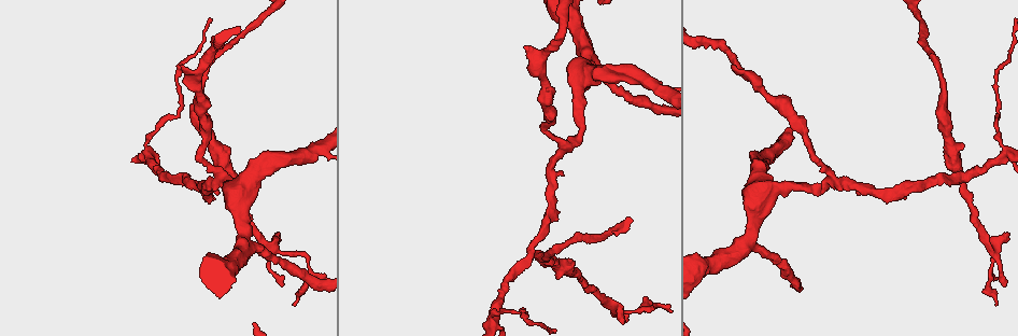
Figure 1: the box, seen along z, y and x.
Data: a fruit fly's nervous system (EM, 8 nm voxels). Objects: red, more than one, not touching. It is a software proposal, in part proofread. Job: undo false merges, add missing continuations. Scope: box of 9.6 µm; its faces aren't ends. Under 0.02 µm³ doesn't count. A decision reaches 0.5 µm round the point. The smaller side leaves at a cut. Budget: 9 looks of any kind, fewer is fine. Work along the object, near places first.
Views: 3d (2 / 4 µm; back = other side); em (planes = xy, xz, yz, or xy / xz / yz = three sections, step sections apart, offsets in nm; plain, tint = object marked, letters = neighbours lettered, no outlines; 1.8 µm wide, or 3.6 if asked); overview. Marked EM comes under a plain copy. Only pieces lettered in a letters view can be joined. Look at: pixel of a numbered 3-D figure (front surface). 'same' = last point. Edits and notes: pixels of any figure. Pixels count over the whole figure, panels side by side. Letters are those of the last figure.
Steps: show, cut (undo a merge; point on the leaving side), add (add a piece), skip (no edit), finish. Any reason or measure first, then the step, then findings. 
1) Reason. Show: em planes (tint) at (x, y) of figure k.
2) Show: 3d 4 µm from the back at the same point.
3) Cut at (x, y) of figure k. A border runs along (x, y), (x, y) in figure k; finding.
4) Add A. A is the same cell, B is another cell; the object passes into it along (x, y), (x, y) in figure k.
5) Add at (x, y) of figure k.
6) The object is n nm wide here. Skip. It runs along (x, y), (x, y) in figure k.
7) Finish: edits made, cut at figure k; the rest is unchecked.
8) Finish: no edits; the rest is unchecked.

Narrows sharply. Show: em xy step 4 (letters) at (199, 91) of figure 1.

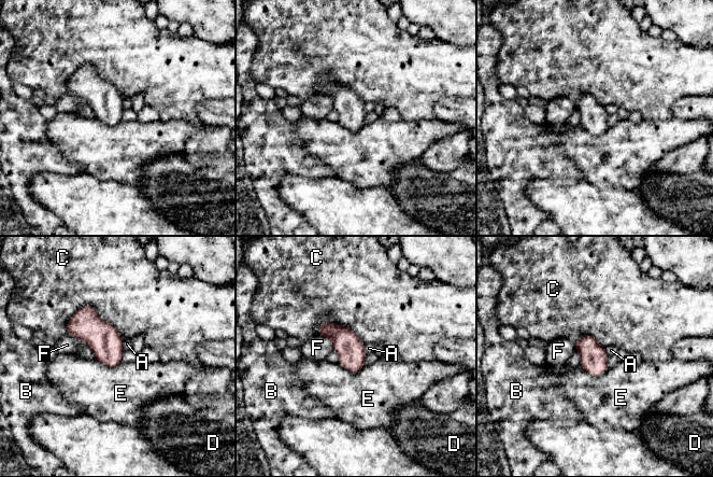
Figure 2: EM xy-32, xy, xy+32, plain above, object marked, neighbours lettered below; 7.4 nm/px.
Another direction. Show: em planes (letters) at the same point.

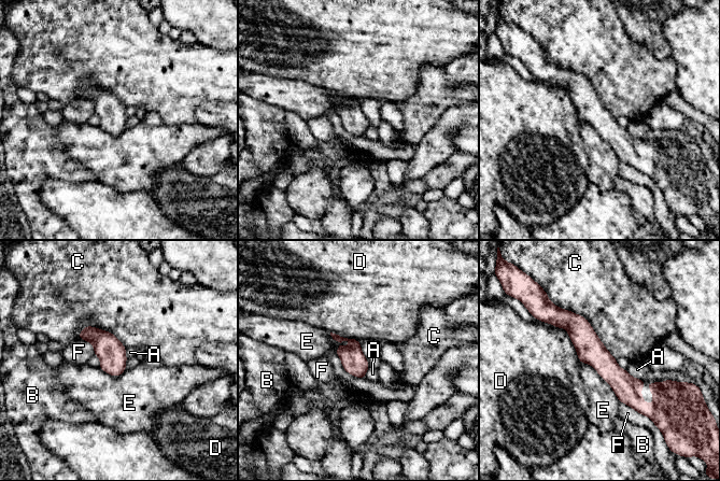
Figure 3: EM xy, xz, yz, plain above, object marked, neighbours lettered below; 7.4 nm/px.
Skip. A, B, C, D, E and F are other cells; a border runs along (581, 363), (588, 363), (620, 401) in figure 3; all the same cell.

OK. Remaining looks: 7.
Branch point. Show: em yz step 4 (tint) at (569, 145) of figure 1.

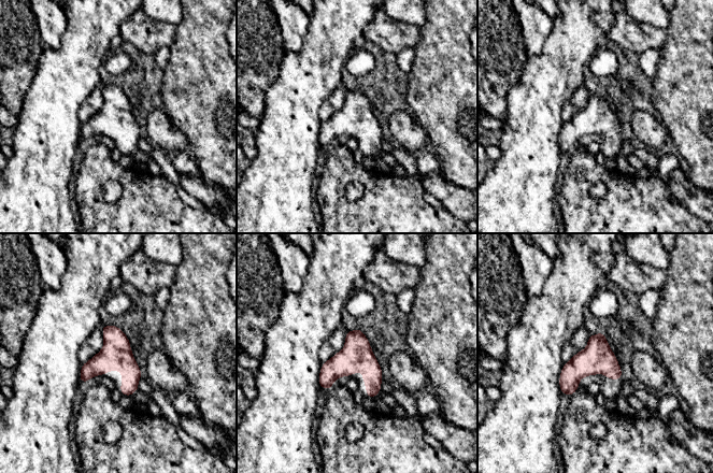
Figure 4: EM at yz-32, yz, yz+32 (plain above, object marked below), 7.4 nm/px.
Another direction. Show: em planes (letters) at the same point.

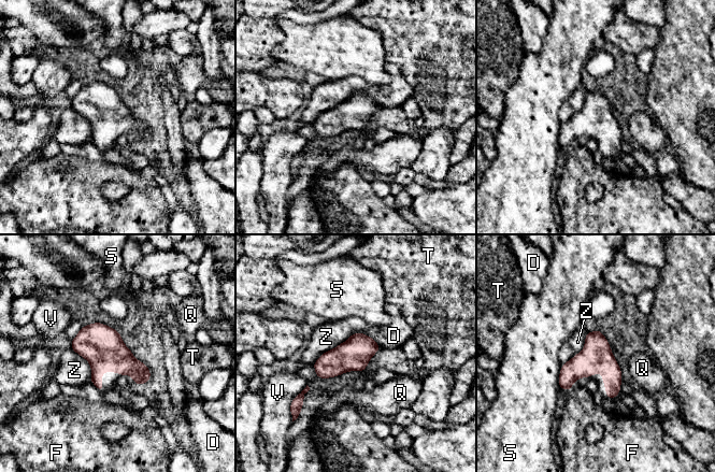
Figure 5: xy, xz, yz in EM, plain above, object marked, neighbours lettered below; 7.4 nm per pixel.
The longest contact is with Z, 420 nm. Skip. D, F, Q, S, T, V and Z are other cells; a border runs along (357, 332), (324, 352), (313, 365) in figure 5; all the same cell.

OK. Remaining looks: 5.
Branch point. Show: em 3.6 µm xy step 16 (tint) at (490, 319) of figure 1.

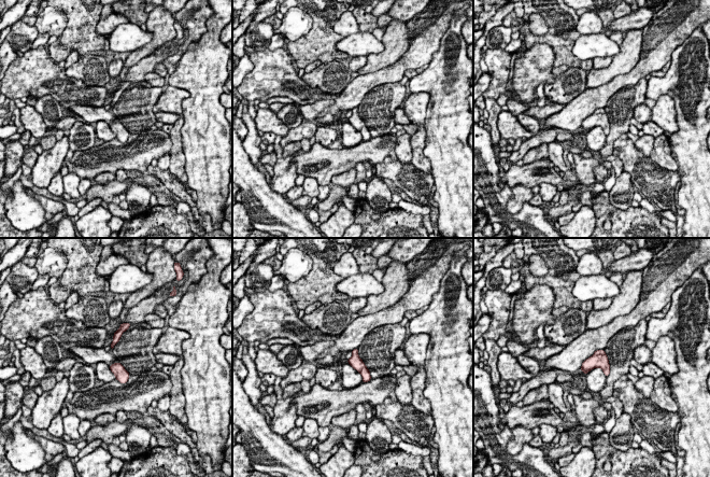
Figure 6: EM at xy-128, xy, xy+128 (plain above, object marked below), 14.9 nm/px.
See the neighbours. Show: em 3.6 µm xy step 16 (letters) at the same point.

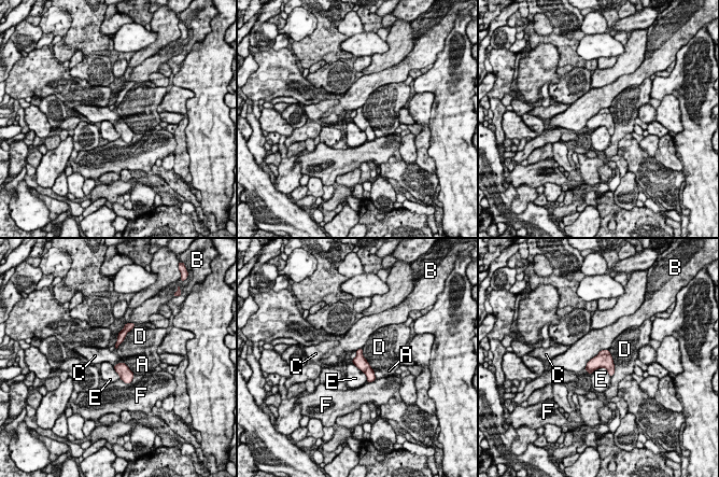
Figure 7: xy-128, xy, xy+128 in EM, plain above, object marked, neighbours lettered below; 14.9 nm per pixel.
Skip. A, B, C, D, E and F are other cells; all the same cell.

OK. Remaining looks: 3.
Thick turns thin. Show: 3d 2 µm at (226, 164) of figure 1.

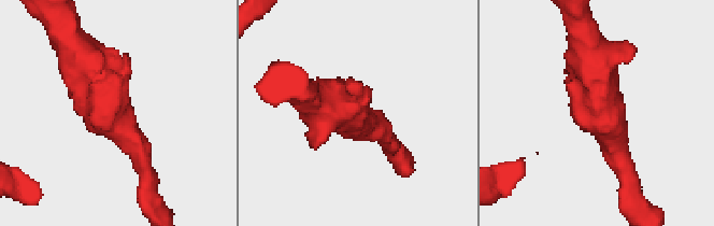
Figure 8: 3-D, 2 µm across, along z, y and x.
The arms are 170, 400 nm wide; now the EM. Show: em yz step 4 (tint) at (610, 120) of figure 8.

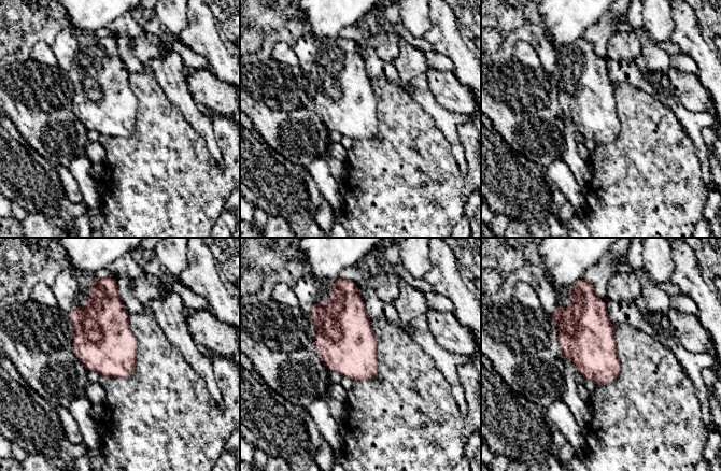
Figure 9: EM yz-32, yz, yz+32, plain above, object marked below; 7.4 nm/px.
See the neighbours. Show: em yz step 4 (letters) at the same point.

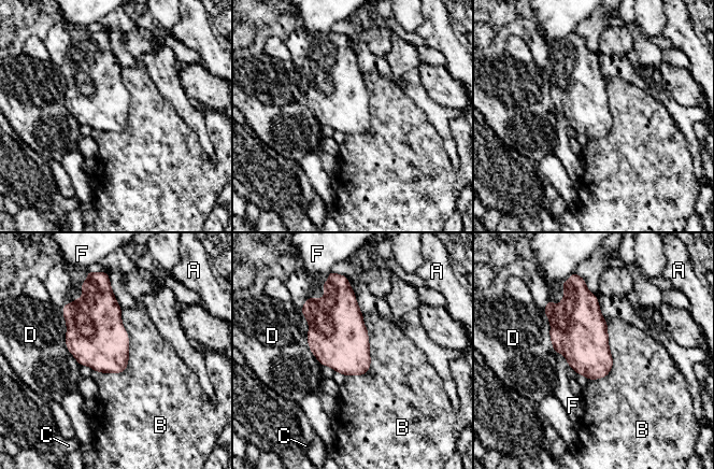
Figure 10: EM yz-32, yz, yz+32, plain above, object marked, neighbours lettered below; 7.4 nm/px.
The object is 400 nm wide here. Skip. A, B, C, D and F are other cells; a border runs along (120, 310), (128, 365), (101, 373) in figure 10; all the same cell.

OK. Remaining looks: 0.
Finish: no edits; the rest is unchecked.

